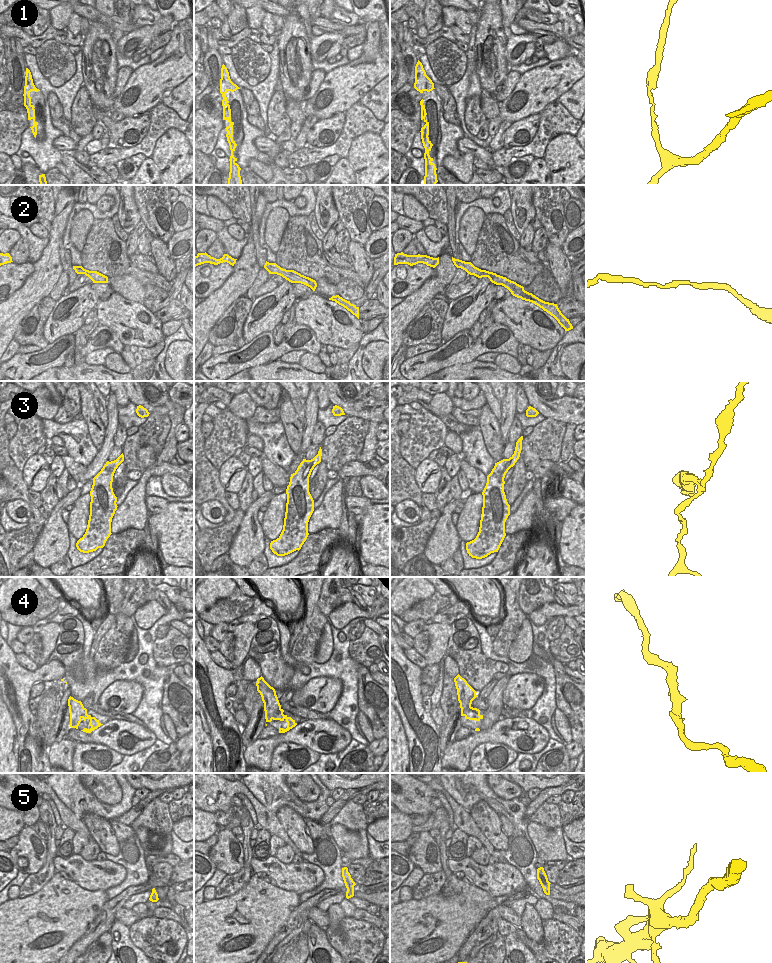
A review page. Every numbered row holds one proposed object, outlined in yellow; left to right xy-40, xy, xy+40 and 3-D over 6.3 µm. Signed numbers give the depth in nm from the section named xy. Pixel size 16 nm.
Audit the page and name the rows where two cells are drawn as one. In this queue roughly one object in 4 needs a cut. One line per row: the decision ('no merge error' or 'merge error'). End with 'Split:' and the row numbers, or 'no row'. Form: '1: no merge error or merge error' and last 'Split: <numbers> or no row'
1: no merge error
2: no merge error
3: merge error
4: no merge error
5: no merge error
Split: 3

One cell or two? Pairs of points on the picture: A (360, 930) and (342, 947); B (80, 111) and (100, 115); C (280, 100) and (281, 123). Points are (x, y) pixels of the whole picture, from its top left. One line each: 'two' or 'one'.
A: one
B: two
C: one

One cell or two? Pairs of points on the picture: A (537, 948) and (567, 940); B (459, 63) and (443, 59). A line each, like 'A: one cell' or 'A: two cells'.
A: one cell
B: one cell

